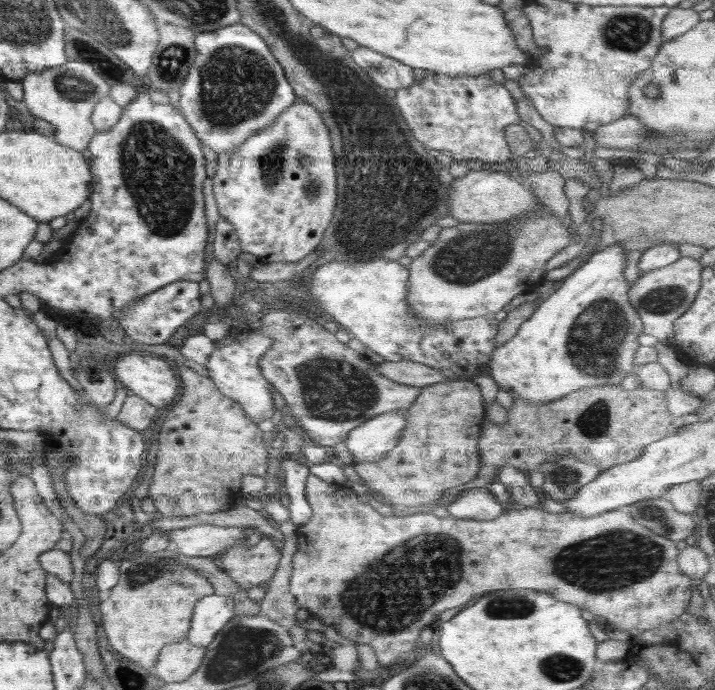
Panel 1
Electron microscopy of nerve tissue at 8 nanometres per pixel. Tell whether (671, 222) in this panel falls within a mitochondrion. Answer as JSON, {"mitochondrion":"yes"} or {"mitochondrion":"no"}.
{"mitochondrion":"no"}

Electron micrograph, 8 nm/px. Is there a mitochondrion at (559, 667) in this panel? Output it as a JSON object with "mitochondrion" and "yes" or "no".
{"mitochondrion":"yes"}

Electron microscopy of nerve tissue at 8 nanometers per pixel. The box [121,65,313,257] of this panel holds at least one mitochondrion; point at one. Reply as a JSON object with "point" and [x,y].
{"point":[272,162]}

